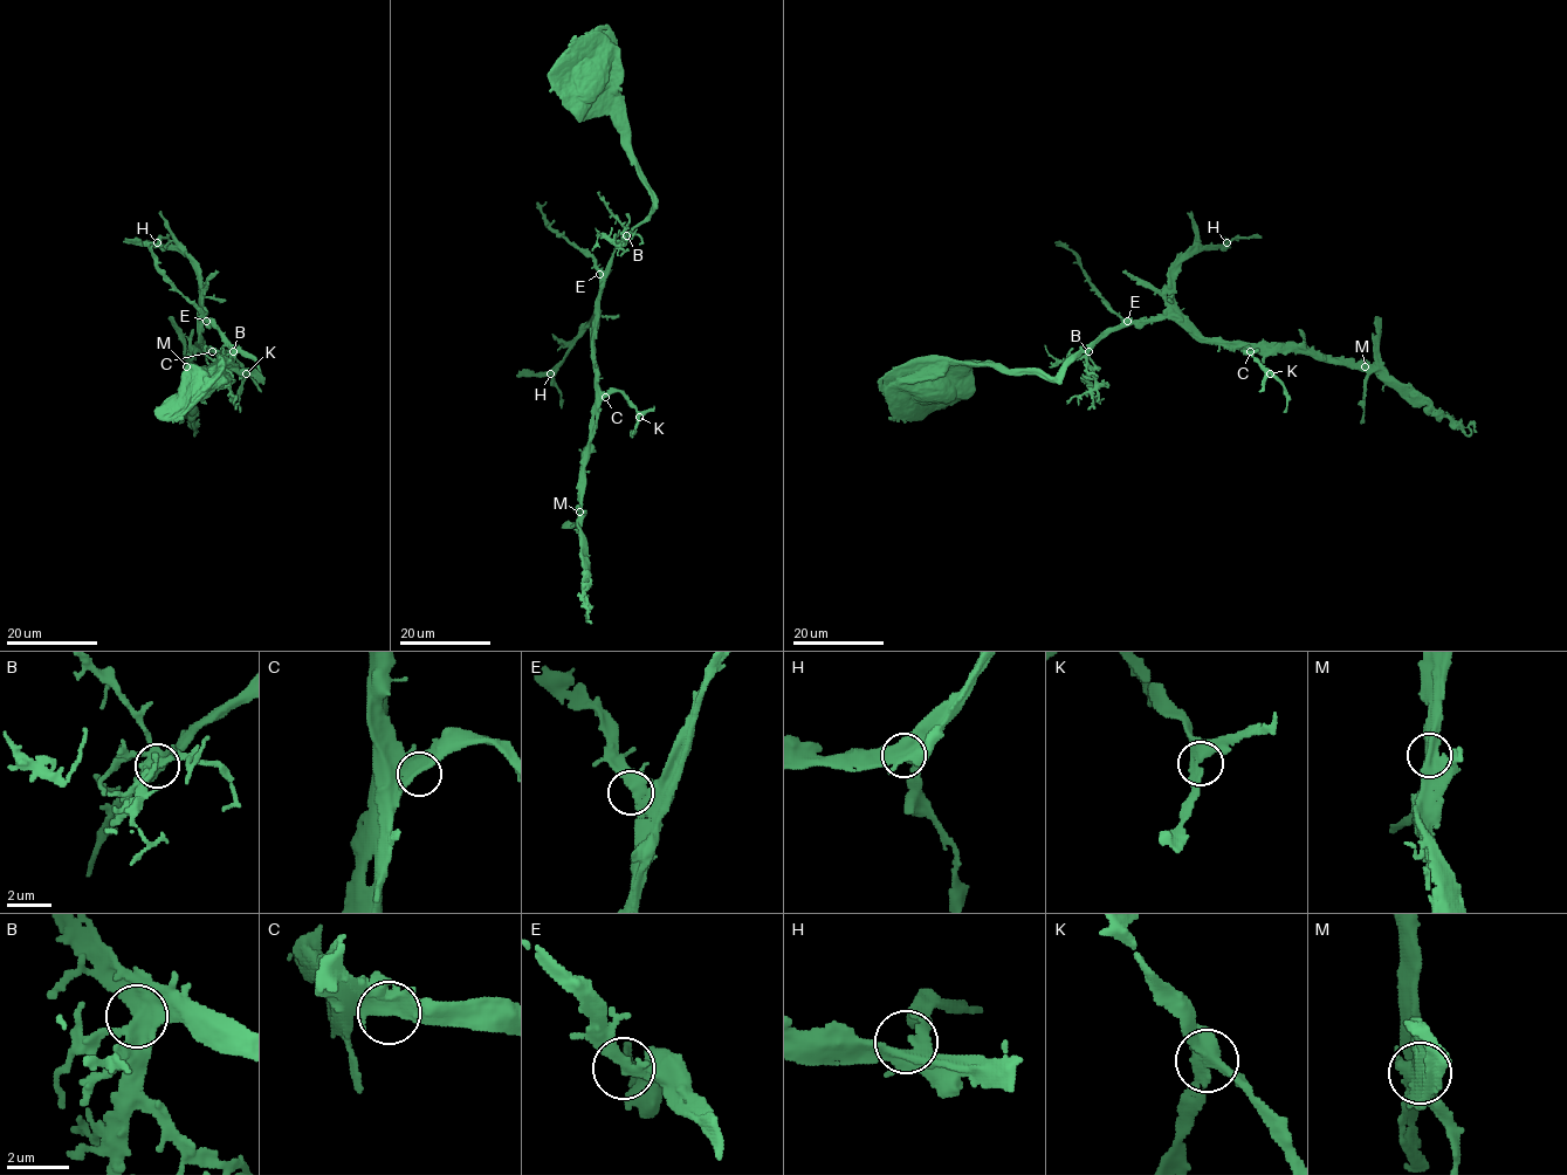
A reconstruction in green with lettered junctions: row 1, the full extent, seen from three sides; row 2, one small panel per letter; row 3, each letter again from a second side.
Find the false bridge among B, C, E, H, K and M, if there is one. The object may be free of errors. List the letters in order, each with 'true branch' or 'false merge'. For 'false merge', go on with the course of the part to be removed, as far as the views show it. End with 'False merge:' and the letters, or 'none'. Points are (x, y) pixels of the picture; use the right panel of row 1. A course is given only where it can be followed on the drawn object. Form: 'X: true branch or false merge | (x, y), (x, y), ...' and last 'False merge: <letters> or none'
B: true branch
C: true branch
E: true branch
H: true branch
K: true branch
M: true branch
False merge: none

